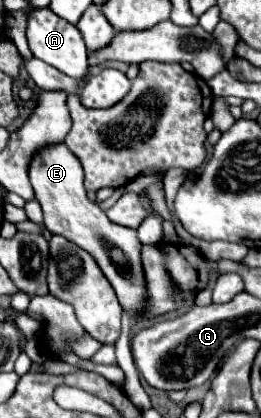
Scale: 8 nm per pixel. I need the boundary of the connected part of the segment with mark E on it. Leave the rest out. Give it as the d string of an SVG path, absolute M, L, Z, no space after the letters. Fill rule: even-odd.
M61 143L47 147L35 155L29 171L31 185L35 189L35 199L43 209L43 223L53 235L63 235L67 241L75 243L83 251L87 251L111 287L117 293L117 299L129 319L139 323L145 315L147 307L147 281L141 265L141 241L137 237L137 229L129 229L123 225L115 225L107 219L107 215L97 207L97 203L87 199L83 187L83 169L77 157Z

